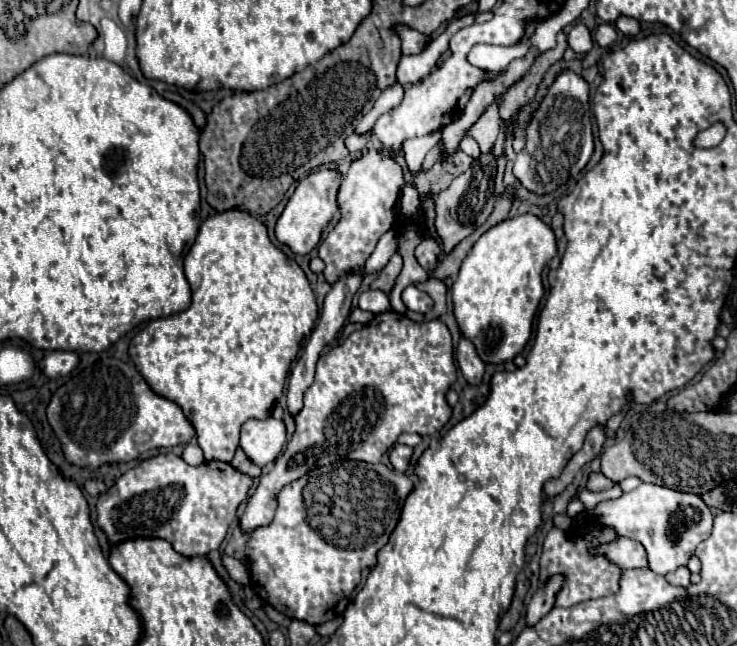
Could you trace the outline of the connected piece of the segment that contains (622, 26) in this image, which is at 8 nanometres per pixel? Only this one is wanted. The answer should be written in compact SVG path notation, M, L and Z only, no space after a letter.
M621 16L619 20L617 20L617 28L623 32L623 34L629 34L629 36L635 36L635 34L639 34L639 22L635 20L635 18L627 18L627 16Z

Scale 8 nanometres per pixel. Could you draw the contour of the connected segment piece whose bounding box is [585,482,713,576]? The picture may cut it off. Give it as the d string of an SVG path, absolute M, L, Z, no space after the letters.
M645 482L615 500L605 500L597 504L585 516L593 518L597 524L613 528L621 536L639 540L647 550L649 568L661 576L687 566L695 548L711 534L713 522L709 506L699 496Z

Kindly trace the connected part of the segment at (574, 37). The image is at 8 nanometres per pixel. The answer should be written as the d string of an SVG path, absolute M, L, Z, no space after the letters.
M577 24L577 26L571 28L567 42L569 42L569 48L571 48L573 52L577 52L577 54L585 54L585 52L589 52L591 46L593 46L593 44L591 44L591 34L589 34L587 26L583 26L583 24Z

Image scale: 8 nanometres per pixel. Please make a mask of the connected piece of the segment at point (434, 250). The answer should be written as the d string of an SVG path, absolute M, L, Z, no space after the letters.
M425 238L419 246L417 246L417 260L425 270L433 270L437 264L437 256L441 254L441 248L435 240Z

